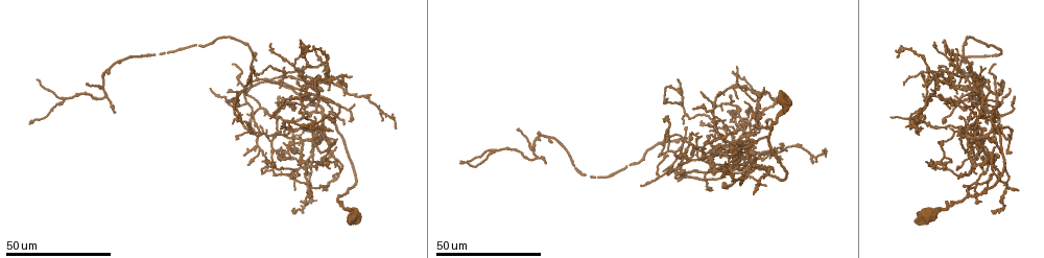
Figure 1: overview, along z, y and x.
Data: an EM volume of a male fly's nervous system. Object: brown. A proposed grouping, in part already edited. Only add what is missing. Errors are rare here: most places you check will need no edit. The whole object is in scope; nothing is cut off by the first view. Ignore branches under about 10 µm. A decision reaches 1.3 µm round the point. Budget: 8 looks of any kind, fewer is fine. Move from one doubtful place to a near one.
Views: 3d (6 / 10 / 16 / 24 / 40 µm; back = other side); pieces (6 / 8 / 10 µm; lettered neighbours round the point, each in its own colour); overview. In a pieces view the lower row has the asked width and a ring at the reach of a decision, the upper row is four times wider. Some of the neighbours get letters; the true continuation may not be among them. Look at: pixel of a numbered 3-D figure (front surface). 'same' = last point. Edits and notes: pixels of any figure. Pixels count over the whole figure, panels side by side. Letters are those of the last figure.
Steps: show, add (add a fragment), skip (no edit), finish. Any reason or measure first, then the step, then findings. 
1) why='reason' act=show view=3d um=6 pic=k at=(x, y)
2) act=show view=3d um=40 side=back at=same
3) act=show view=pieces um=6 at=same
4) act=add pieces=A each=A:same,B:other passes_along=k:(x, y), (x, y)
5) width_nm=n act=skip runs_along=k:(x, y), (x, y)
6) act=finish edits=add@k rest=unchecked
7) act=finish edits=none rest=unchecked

why='an open end' act=show view=3d um=40 pic=1 at=(971, 123)

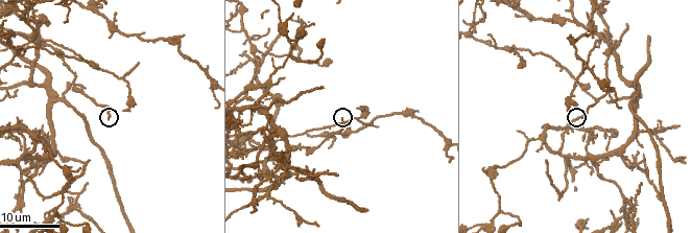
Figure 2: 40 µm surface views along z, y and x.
act=show view=pieces um=10 pic=2 at=(343, 119)

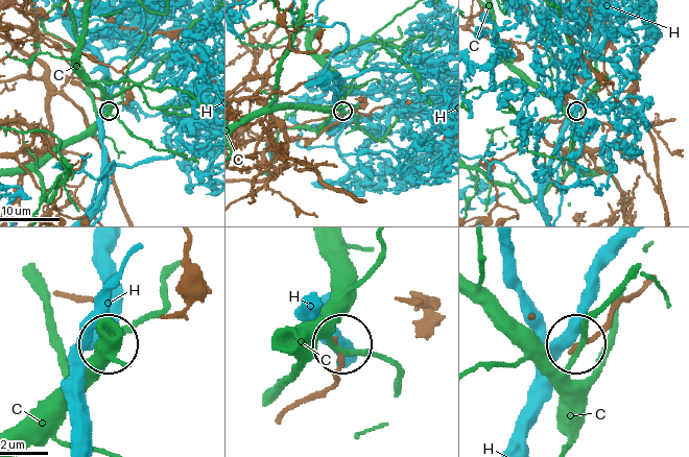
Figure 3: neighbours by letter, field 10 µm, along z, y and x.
act=skip each=C:other,H:other runs_along=3:(645, 288), (621, 301), (591, 336), (575, 342) found='none of them fits'

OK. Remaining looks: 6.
why='branch stops here' act=show view=3d um=16 pic=2 at=(546, 159)

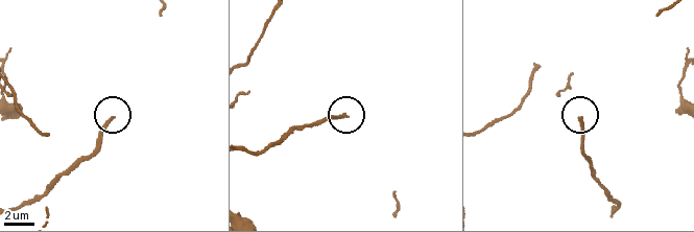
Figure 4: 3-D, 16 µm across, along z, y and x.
act=show view=pieces um=6 pic=4 at=(346, 117)

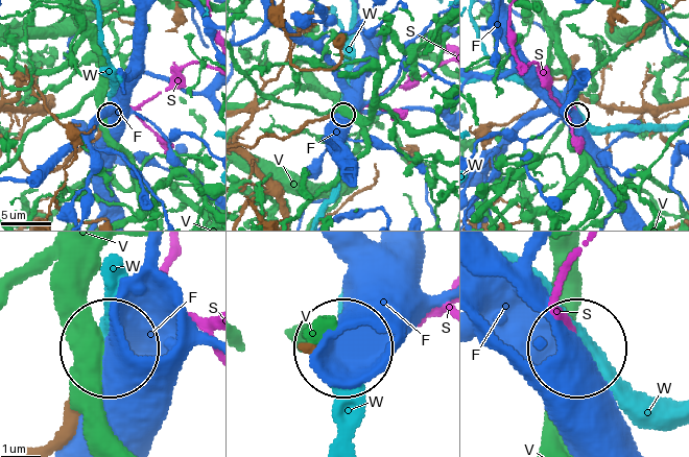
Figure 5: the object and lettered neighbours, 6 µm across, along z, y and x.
act=add pieces=S each=F:other,S:same,V:other,W:other passes_along=5:(307, 353), (436, 313) found='the neuron continues'

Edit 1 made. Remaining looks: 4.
act=show view=overview

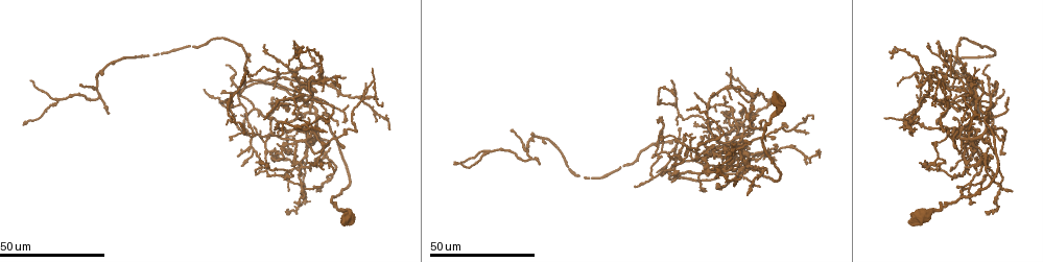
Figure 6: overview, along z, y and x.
why='thin end' act=show view=3d um=40 pic=6 at=(758, 187)

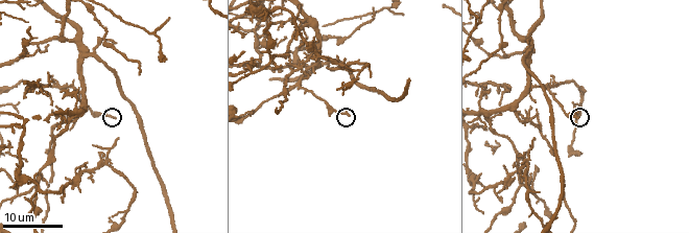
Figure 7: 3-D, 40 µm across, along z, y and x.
act=show view=pieces um=6 pic=7 at=(347, 114)

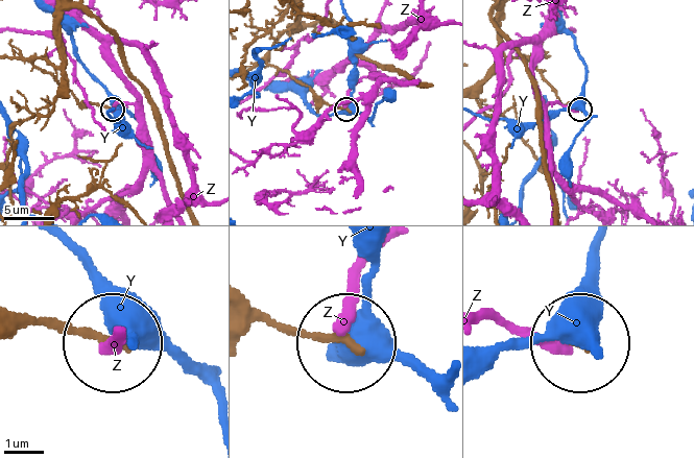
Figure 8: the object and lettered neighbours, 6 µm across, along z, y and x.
act=skip each=Y:other,Z:other found='none of them fits'

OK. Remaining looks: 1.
act=finish edits=add@5 rest=unchecked

